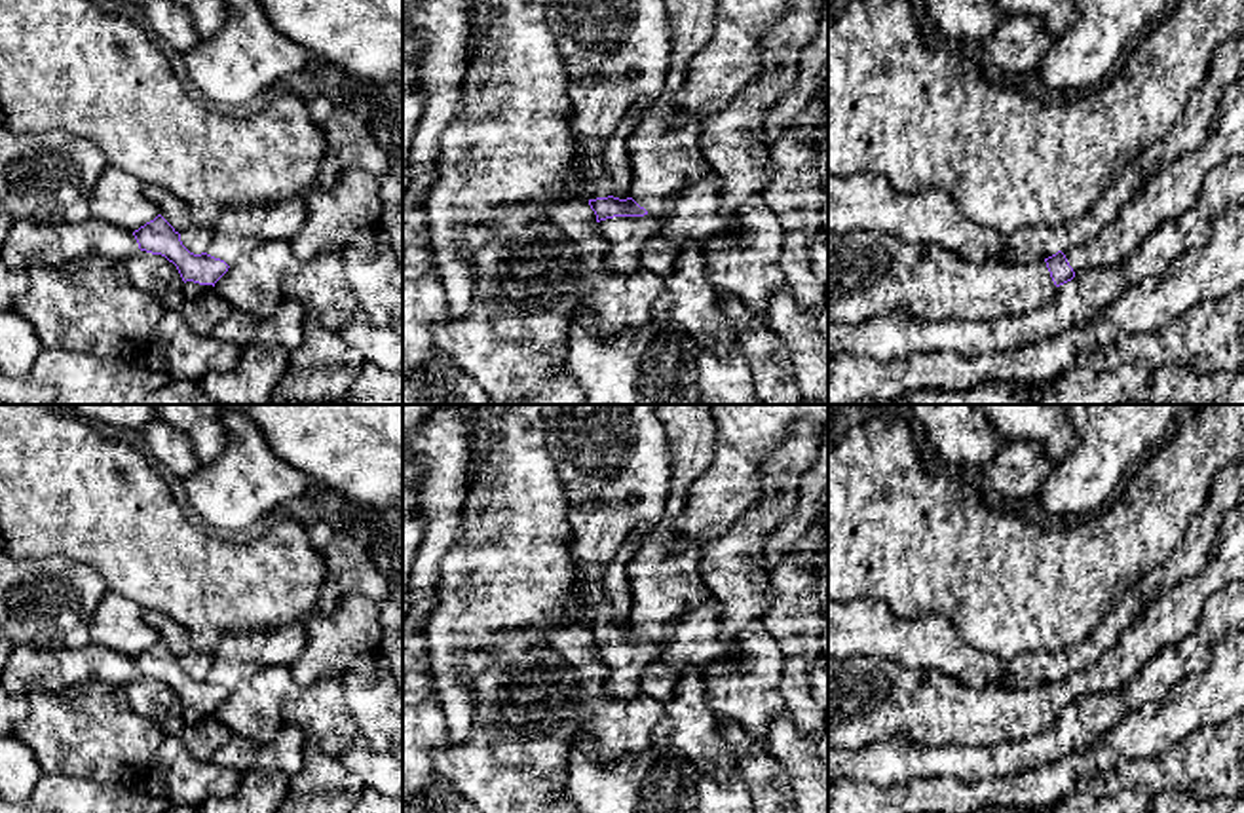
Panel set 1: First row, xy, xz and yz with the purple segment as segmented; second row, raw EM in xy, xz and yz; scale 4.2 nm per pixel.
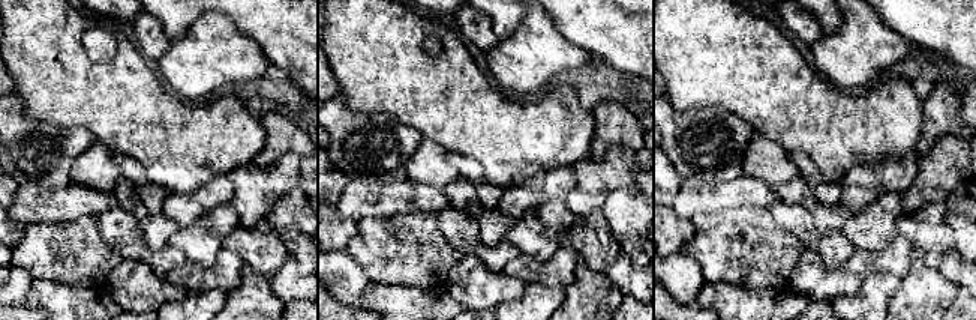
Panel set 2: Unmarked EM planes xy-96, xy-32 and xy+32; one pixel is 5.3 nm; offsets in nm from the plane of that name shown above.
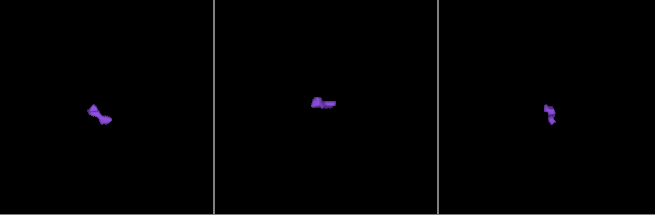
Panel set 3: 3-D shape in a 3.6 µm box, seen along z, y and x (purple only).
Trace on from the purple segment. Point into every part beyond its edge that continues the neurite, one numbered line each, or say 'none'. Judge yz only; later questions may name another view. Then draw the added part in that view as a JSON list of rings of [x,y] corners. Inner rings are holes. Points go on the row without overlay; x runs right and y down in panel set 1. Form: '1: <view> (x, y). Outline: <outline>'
1: yz (1172, 616). Outline: [[[1244,494],[1225,513],[1204,570],[1157,596],[1111,650],[1064,678],[1073,697],[1119,690],[1160,650],[1191,634],[1204,604],[1235,581],[1244,581]]]
2: yz (870, 699). Outline: [[[828,657],[828,745],[836,748],[858,750],[889,739],[927,747],[1014,743],[1048,729],[1056,718],[1045,686],[971,688],[946,672],[906,669],[883,657]]]

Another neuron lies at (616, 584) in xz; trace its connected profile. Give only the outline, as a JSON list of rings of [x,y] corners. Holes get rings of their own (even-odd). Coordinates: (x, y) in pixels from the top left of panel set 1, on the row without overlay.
[[[632,532],[621,545],[615,560],[604,574],[604,591],[612,604],[613,623],[627,625],[632,610],[632,595],[629,589],[627,566],[640,549],[644,538],[640,532]]]

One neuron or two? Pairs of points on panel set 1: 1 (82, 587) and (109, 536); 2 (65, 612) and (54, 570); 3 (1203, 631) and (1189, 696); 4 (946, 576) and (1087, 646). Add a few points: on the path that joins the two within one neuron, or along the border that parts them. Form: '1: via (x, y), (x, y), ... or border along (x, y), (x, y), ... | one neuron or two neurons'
1: border along (50, 555), (90, 567), (109, 587) | two neurons
2: via (56, 603), (54, 580) | one neuron
3: border along (1222, 637), (1210, 661), (1159, 699) | two neurons
4: border along (1110, 610), (1089, 635), (1056, 654) | two neurons

